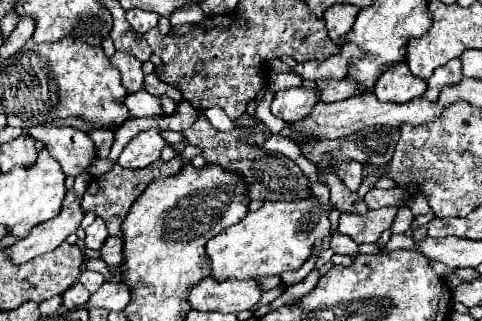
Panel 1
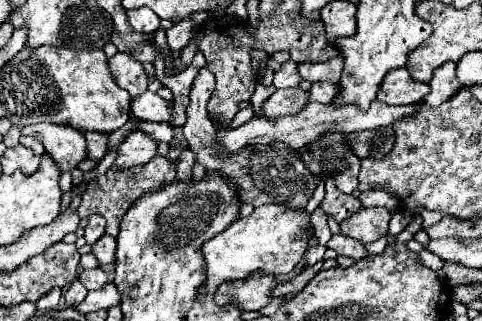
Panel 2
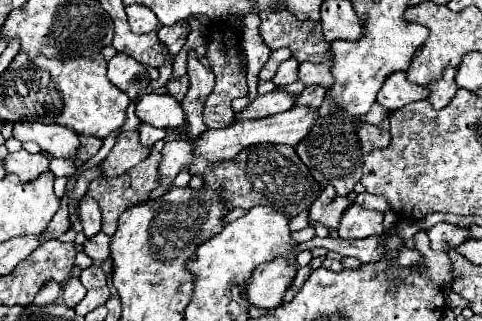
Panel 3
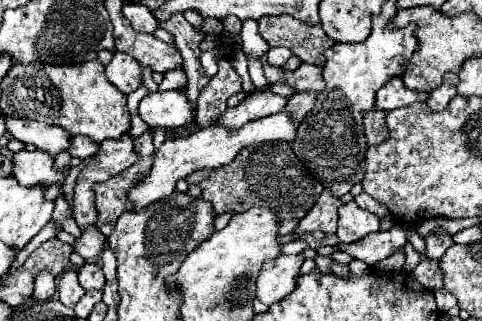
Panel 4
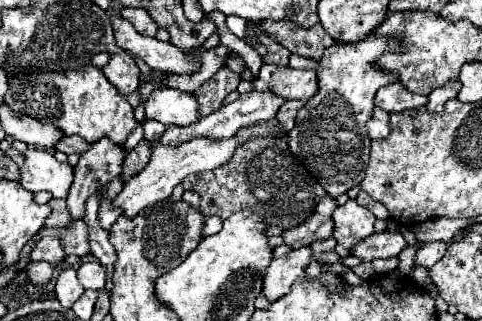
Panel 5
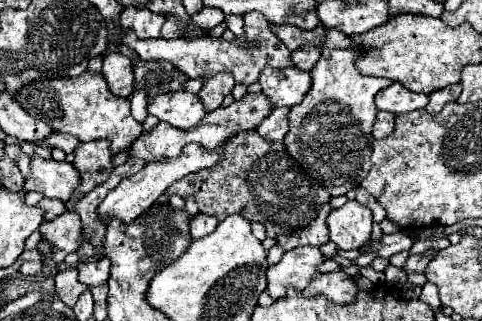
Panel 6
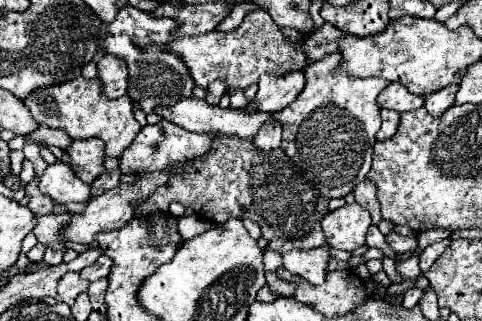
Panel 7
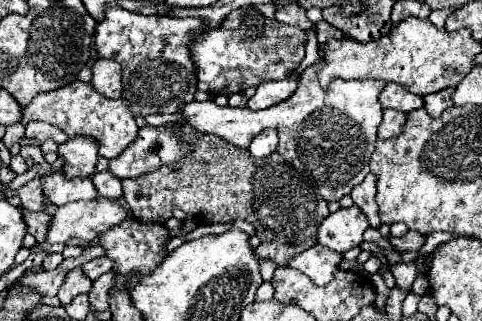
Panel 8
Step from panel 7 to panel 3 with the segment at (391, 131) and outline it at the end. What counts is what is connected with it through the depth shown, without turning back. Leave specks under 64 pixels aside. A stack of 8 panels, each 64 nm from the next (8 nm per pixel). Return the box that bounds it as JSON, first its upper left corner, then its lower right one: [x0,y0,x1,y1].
[358,118,390,152]

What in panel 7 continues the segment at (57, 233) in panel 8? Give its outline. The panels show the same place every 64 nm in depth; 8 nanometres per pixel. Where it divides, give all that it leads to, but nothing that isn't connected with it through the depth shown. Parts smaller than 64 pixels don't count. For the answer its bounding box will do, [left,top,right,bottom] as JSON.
[60,172,168,244]

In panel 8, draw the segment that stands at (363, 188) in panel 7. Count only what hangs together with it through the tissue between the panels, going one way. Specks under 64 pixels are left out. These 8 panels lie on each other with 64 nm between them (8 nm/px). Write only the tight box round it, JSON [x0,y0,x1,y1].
[352,174,380,228]

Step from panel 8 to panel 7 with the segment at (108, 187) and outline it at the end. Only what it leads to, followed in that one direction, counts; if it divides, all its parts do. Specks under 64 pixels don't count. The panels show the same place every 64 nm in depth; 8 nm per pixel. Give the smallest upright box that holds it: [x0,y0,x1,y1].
[92,170,120,196]

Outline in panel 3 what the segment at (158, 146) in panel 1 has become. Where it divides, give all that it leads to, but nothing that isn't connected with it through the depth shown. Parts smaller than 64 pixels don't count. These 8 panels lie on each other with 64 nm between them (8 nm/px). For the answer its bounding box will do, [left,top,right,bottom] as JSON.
[98,130,150,176]

